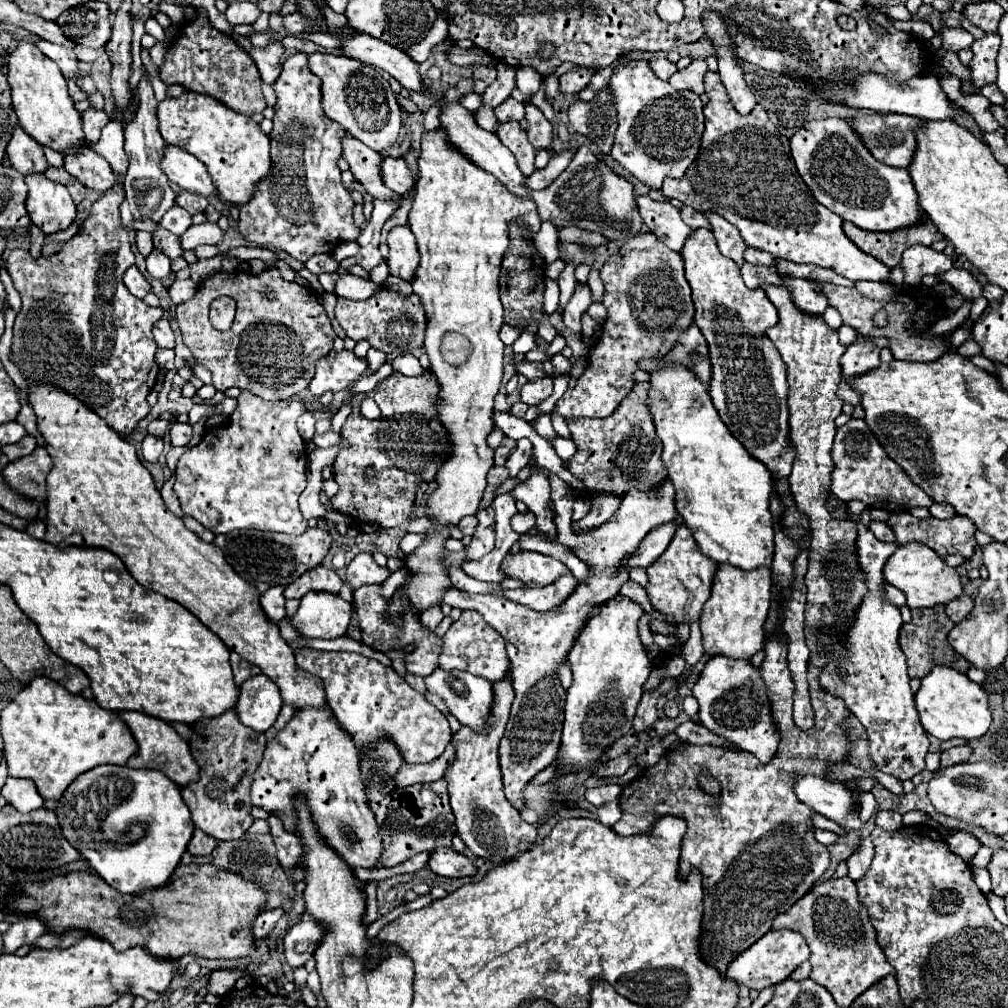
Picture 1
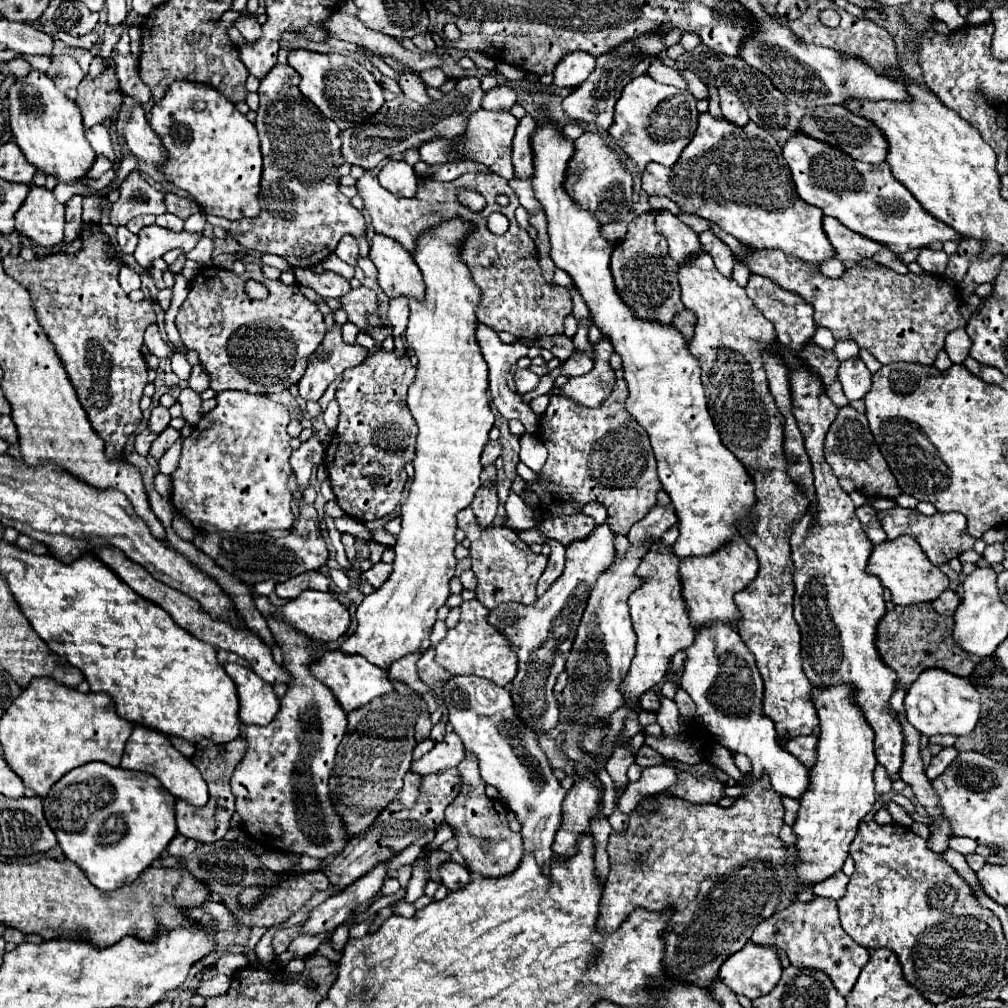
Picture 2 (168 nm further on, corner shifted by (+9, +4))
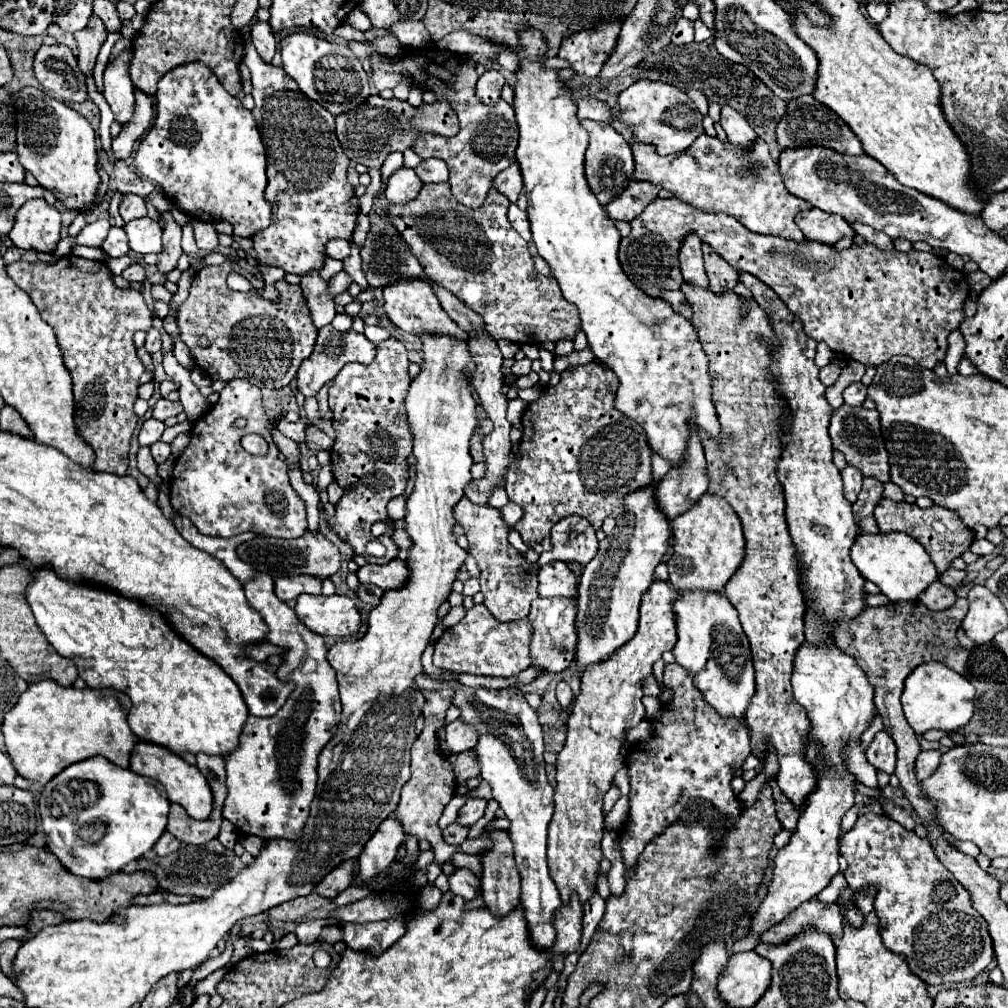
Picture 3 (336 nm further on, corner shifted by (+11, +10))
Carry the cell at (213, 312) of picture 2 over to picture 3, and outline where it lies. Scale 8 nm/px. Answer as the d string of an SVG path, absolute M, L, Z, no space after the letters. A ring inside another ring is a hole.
M236 261L200 269L192 281L190 297L178 309L176 323L180 337L190 347L198 367L210 375L212 381L228 383L240 377L256 387L286 387L296 377L300 363L310 357L318 335L304 291L300 285L290 285L284 279L276 281L274 287L280 291L280 303L272 305L254 291L230 291L226 285L226 275L230 271L238 271L254 287L262 287L262 281L242 269ZM202 337L210 341L208 347L198 345L198 339Z

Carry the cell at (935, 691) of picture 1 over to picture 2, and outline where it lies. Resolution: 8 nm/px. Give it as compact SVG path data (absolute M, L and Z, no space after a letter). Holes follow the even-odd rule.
M942 669L924 671L910 687L904 699L904 715L922 735L970 735L980 717L980 695L974 685Z

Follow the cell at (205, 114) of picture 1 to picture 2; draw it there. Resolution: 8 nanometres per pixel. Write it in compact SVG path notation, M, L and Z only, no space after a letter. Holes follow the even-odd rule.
M190 81L172 83L162 101L158 101L152 107L150 125L152 131L162 139L168 153L166 163L160 167L160 173L168 183L190 193L206 215L218 215L230 221L242 217L258 217L260 211L258 195L260 195L260 175L262 175L258 133L256 127L246 119L246 115L242 115L218 89Z

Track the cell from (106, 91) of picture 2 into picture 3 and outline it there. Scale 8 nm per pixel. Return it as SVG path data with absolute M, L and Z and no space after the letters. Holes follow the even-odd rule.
M92 15L88 25L82 31L74 33L76 45L78 45L78 67L86 77L94 77L94 65L98 51L106 39L108 31L98 15Z

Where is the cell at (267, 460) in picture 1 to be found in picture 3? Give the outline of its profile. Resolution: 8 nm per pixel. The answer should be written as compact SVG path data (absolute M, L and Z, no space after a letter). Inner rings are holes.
M244 379L228 381L226 387L220 391L218 403L212 405L212 409L194 423L190 445L174 467L170 481L170 501L174 511L188 517L204 535L234 537L244 531L254 531L258 535L280 539L300 537L300 533L304 533L306 529L306 507L288 481L288 465L278 459L280 451L272 441L272 427L274 423L262 405L260 389ZM246 433L258 433L268 441L266 457L252 457L242 449L240 439Z

